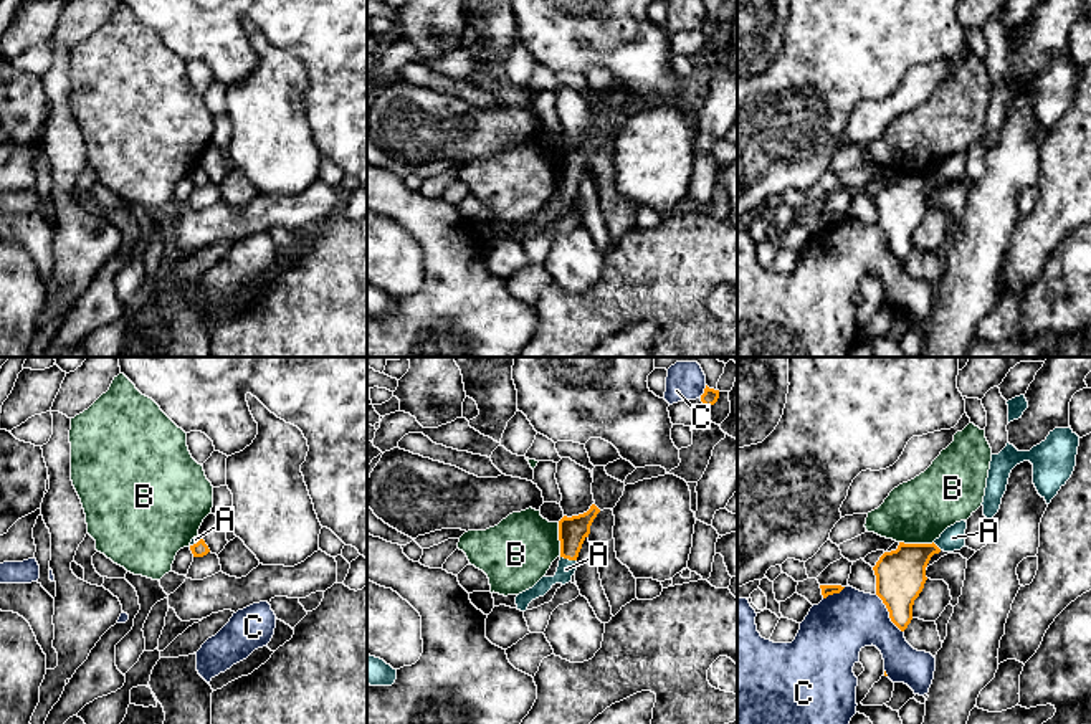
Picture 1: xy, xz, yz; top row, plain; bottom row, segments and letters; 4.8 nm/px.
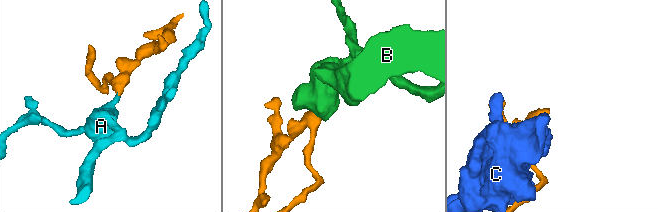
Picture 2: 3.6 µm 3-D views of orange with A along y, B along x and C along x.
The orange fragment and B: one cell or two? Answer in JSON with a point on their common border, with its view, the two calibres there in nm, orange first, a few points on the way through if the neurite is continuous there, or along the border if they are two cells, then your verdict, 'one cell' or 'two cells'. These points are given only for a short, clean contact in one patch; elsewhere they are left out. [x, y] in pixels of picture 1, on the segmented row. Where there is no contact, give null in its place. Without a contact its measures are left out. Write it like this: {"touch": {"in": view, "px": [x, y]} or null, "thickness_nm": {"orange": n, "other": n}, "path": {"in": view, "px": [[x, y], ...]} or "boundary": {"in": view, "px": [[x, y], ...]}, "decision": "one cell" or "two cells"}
{"touch": {"in": "xz", "px": [559, 539]}, "thickness_nm": {"orange": 140, "other": 340}, "boundary": {"in": "xz", "px": [[557, 523], [561, 556]]}, "decision": "two cells"}

